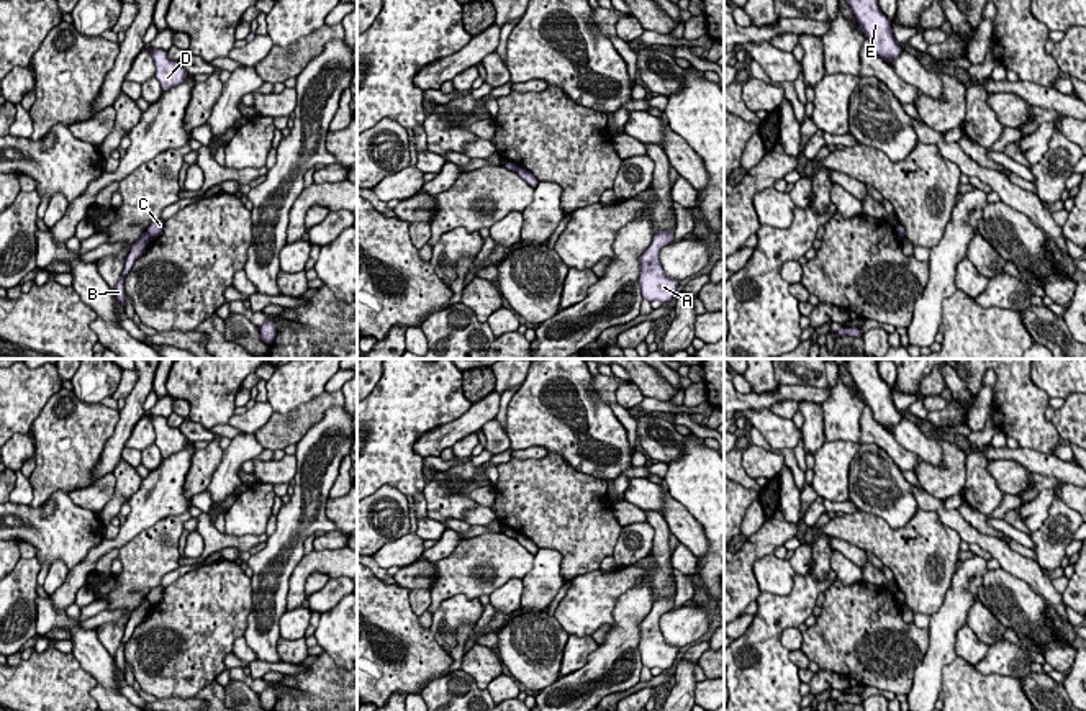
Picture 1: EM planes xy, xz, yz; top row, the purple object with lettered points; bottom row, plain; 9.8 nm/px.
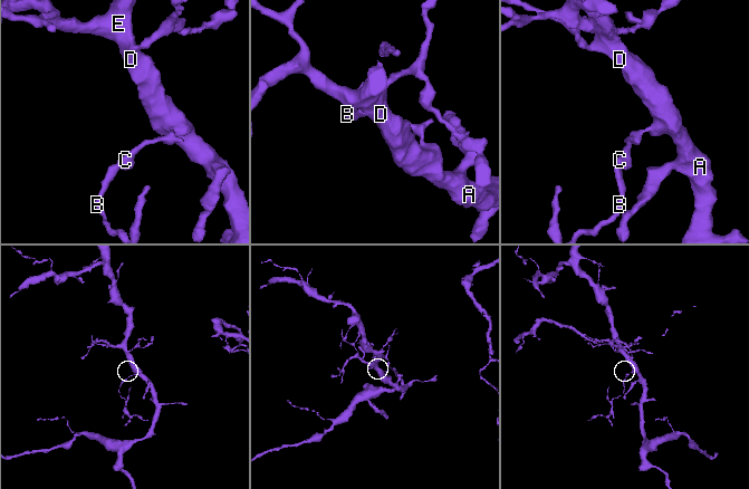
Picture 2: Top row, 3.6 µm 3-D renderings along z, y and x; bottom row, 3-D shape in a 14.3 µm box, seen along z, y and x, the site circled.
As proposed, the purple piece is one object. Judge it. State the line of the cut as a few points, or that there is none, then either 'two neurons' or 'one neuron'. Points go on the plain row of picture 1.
cut in xy along (148, 598), (151, 605); two neurons

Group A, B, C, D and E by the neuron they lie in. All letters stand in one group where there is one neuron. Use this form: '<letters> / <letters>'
A C D E / B

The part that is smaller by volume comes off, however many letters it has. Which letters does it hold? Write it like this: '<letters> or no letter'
B

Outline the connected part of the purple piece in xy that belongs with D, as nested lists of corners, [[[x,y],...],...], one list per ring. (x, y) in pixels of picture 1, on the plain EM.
[[[146,413],[146,416],[154,426],[154,444],[159,447],[164,459],[170,457],[175,452],[180,452],[187,446],[188,441],[185,439],[185,436],[180,432],[179,428],[170,428],[167,424],[167,418],[152,416],[149,413]]]

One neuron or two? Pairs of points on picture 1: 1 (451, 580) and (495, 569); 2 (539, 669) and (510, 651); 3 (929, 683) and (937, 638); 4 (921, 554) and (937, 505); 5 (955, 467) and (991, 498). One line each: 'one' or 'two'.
1: one
2: one
3: one
4: two
5: two

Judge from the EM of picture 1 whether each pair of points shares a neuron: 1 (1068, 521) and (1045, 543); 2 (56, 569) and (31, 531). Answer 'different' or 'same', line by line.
1: same
2: different

